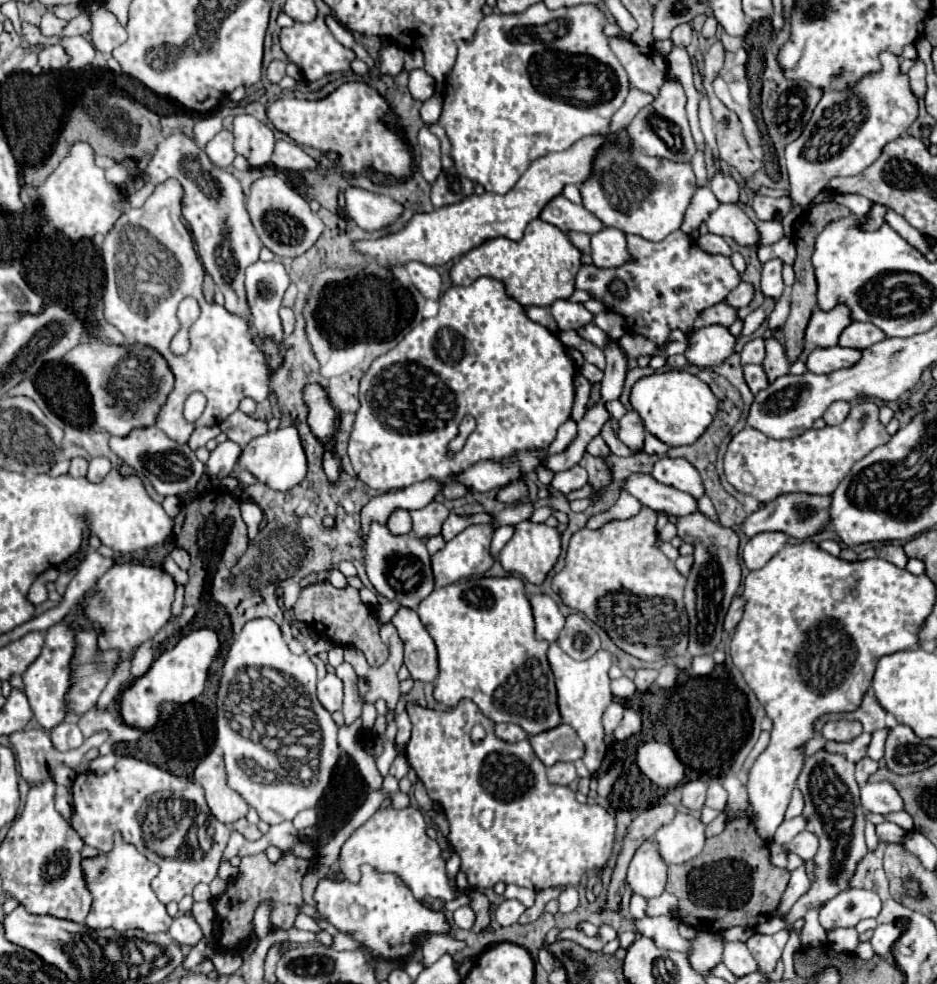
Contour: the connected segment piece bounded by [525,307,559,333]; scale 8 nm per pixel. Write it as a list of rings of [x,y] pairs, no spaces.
[[[527,307],[525,313],[527,313],[527,317],[529,317],[533,323],[539,323],[539,325],[547,327],[547,329],[553,331],[553,333],[559,331],[557,325],[553,325],[553,317],[549,317],[549,309],[547,309],[547,307]]]

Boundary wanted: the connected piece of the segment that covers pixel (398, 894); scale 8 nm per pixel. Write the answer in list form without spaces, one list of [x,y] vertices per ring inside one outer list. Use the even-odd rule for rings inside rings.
[[[317,865],[315,875],[319,877],[319,885],[315,891],[317,909],[323,913],[331,925],[339,931],[351,935],[357,941],[369,945],[375,957],[383,959],[399,959],[403,961],[413,949],[413,937],[419,933],[449,933],[449,923],[441,911],[427,909],[421,901],[417,901],[397,877],[389,873],[377,873],[369,865],[363,865],[361,881],[333,881],[327,877],[329,867]]]

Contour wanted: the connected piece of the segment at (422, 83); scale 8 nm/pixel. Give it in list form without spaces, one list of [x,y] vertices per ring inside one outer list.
[[[425,69],[409,71],[409,91],[413,99],[427,101],[435,93],[435,81],[425,73]]]

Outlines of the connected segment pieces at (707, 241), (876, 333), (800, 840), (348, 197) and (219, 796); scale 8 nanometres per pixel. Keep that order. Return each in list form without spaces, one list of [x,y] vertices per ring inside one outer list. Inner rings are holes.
[[[715,233],[699,235],[697,245],[701,245],[701,249],[705,249],[707,253],[725,253],[727,257],[731,255],[731,247],[727,245],[727,241],[721,235],[715,235]]]
[[[853,321],[843,329],[839,337],[839,345],[849,347],[849,349],[865,349],[883,339],[885,339],[885,333],[881,333],[881,329],[877,329],[875,325]]]
[[[801,831],[797,837],[793,837],[787,843],[787,849],[791,853],[797,853],[803,861],[809,861],[817,853],[817,837],[813,837],[813,833],[809,833],[809,831]]]
[[[351,185],[345,191],[345,211],[361,229],[377,231],[393,223],[401,215],[403,205],[391,197],[369,193],[361,187]]]
[[[217,753],[205,755],[197,763],[193,777],[203,787],[211,813],[221,823],[233,823],[247,815],[249,805],[245,803],[245,799],[237,791],[227,787],[223,757],[219,757]]]

